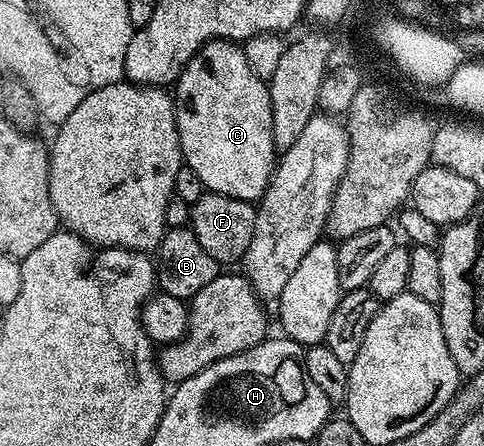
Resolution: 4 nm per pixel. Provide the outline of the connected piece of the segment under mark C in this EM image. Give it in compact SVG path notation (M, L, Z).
M212 39L195 57L191 57L177 79L175 90L177 132L184 166L197 174L197 181L205 186L206 192L214 191L236 199L260 200L273 180L279 155L273 145L269 84L251 73L244 46L227 39Z

